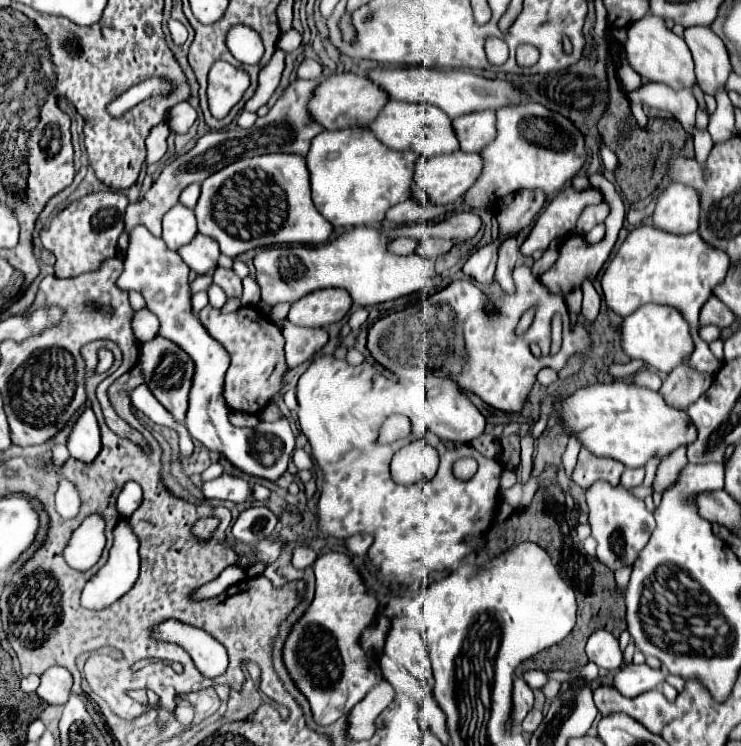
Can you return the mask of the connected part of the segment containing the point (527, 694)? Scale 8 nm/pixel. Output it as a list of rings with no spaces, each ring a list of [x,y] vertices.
[[[516,677],[514,679],[514,713],[512,713],[512,729],[518,729],[522,719],[526,717],[526,713],[532,709],[532,703],[534,703],[534,695],[532,695],[532,689],[528,687],[528,683],[522,679],[522,677]]]

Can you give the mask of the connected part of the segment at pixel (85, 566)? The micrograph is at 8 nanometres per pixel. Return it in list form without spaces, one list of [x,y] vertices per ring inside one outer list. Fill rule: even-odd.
[[[94,513],[73,532],[63,551],[63,557],[70,567],[86,571],[98,563],[104,547],[105,522],[100,514]]]

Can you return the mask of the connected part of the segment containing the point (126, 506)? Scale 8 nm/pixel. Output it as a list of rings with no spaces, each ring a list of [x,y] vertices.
[[[126,485],[118,497],[118,511],[122,515],[132,515],[142,503],[142,489],[140,485]]]

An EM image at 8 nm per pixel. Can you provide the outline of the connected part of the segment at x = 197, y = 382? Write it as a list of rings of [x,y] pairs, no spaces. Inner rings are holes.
[[[136,227],[130,237],[130,245],[124,259],[124,273],[118,279],[118,285],[126,291],[136,289],[144,295],[146,307],[158,317],[158,333],[182,347],[196,365],[194,381],[190,389],[190,407],[186,415],[188,431],[208,449],[214,449],[230,459],[232,465],[244,473],[276,481],[290,461],[294,449],[294,433],[290,429],[288,417],[280,417],[272,423],[262,423],[254,429],[238,429],[228,421],[228,405],[222,397],[224,375],[230,365],[228,351],[204,329],[200,319],[192,313],[192,291],[188,281],[190,269],[184,265],[180,255],[164,245],[162,239],[152,237],[148,229]]]

